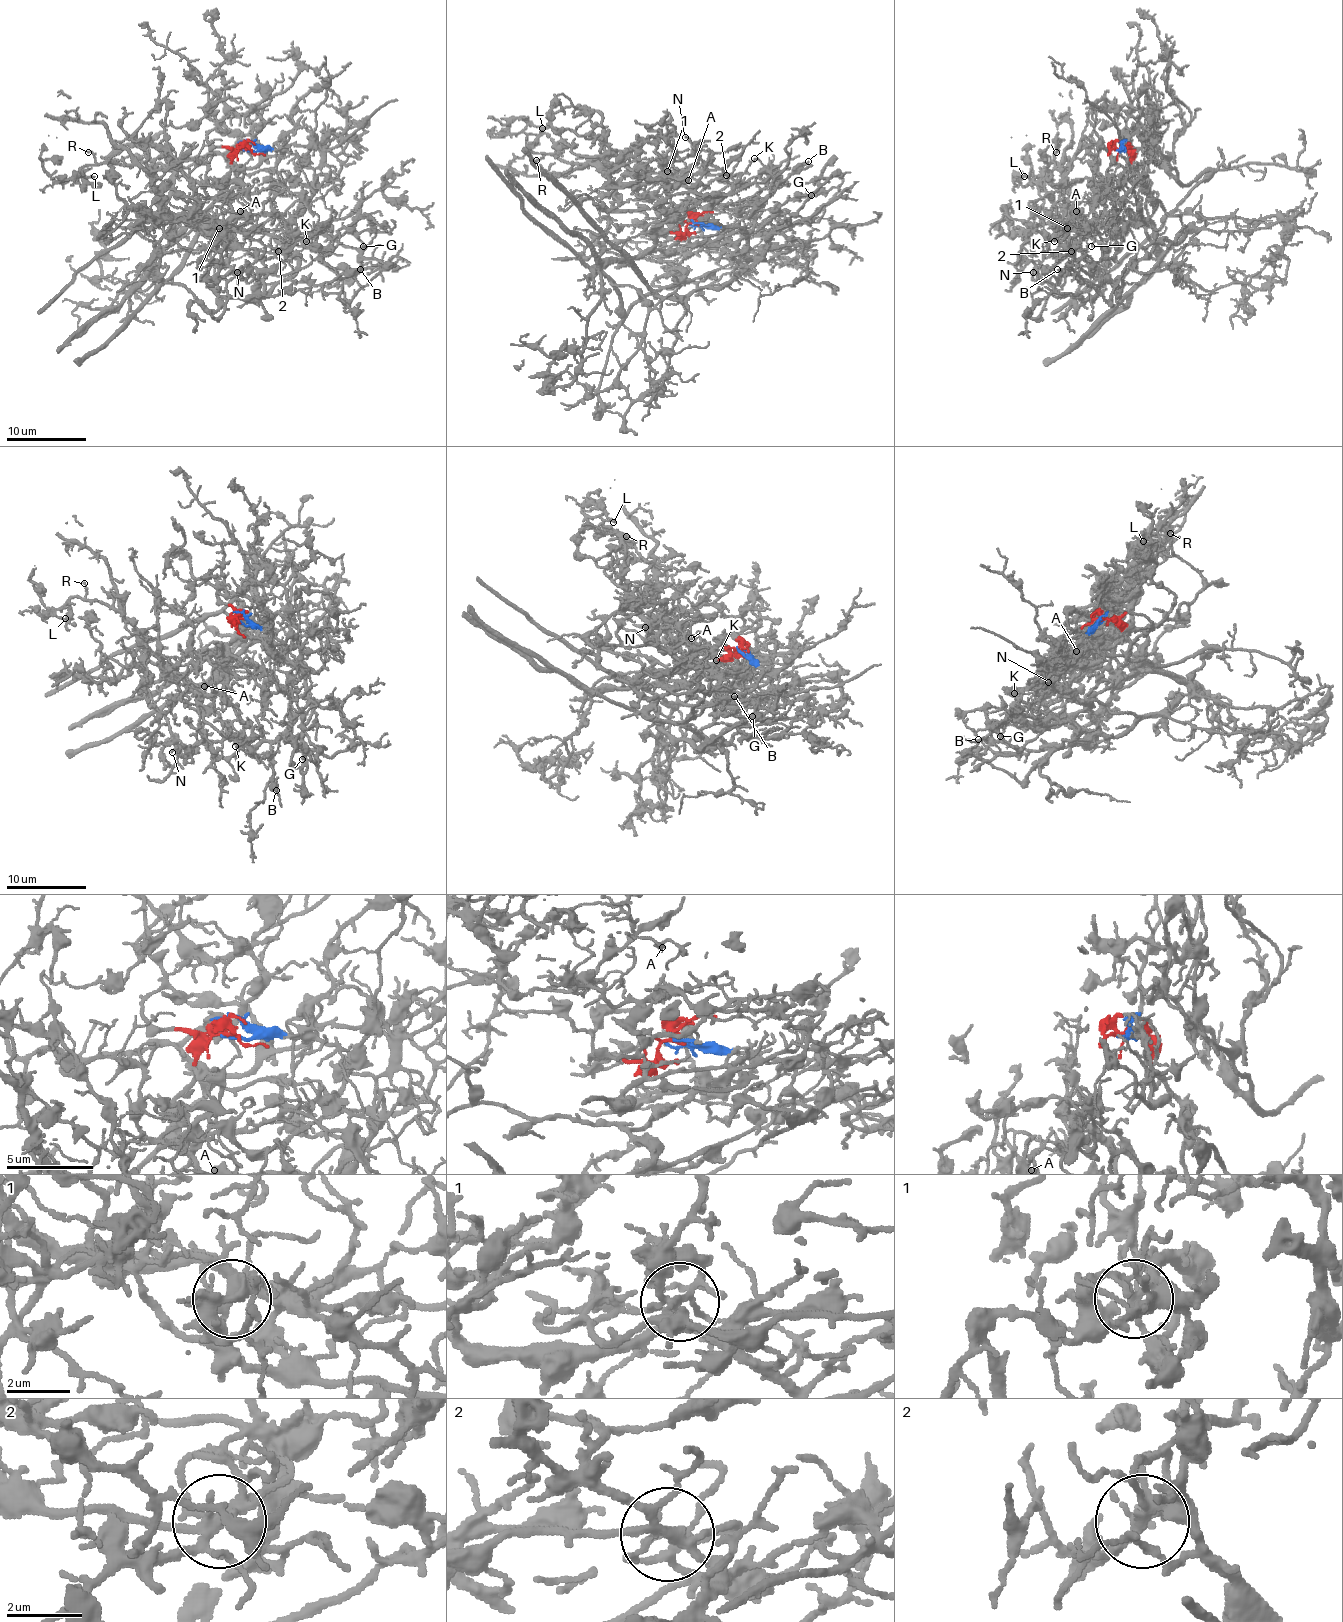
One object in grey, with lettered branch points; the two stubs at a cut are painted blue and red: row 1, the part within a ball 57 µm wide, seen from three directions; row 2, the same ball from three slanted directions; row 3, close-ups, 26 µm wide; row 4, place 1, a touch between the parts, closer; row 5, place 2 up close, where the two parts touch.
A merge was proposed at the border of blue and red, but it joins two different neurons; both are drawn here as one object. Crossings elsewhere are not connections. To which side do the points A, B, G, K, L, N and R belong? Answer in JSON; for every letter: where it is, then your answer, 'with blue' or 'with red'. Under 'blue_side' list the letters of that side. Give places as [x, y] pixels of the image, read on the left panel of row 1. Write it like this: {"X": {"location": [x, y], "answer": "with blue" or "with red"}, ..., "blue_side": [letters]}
{"A": {"location": [240, 211], "answer": "with blue"}, "B": {"location": [360, 269], "answer": "with blue"}, "G": {"location": [363, 246], "answer": "with blue"}, "K": {"location": [306, 241], "answer": "with blue"}, "L": {"location": [94, 176], "answer": "with red"}, "N": {"location": [237, 272], "answer": "with blue"}, "R": {"location": [88, 152], "answer": "with red"}, "blue_side": ["A", "B", "G", "K", "N"]}

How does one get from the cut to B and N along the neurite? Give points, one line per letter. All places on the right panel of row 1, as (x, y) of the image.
B: (1117, 149), (1127, 151), (1151, 197), (1147, 229), (1153, 249), (1119, 281), (1091, 285), (1057, 269)
N: (1117, 149), (1127, 151), (1151, 197), (1147, 237), (1153, 249), (1123, 277), (1117, 295), (1077, 249), (1033, 273)

